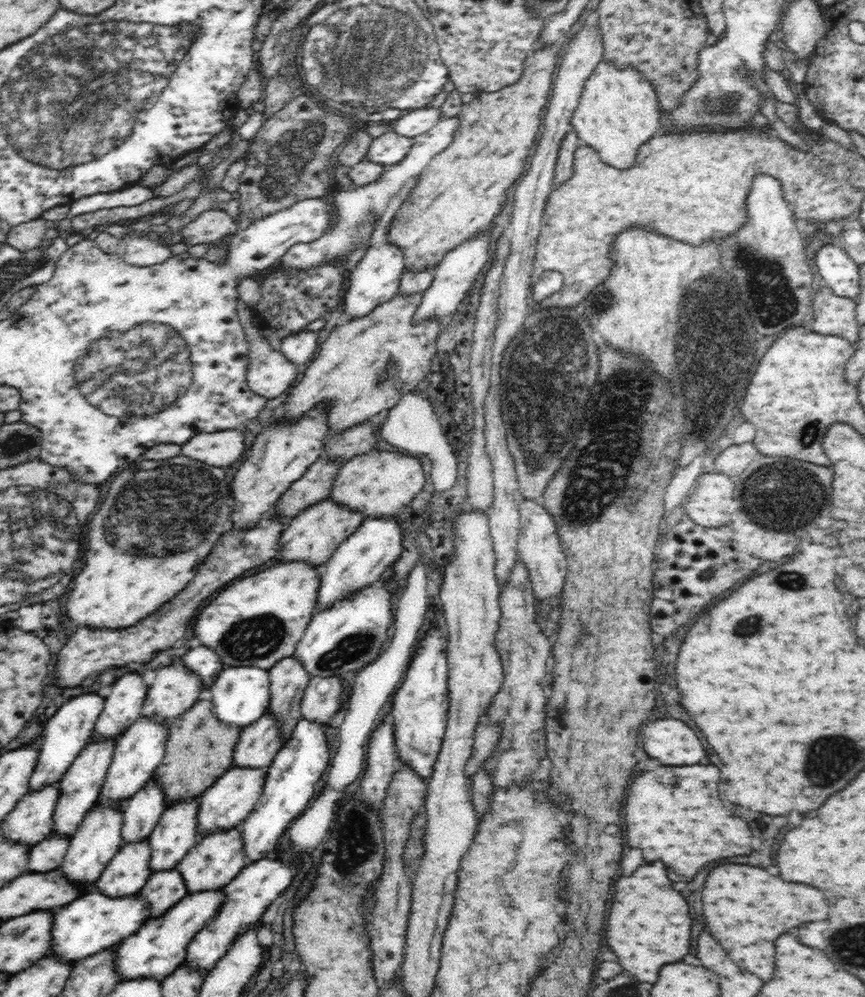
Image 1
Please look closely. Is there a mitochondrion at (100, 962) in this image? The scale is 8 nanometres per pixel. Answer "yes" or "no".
yes

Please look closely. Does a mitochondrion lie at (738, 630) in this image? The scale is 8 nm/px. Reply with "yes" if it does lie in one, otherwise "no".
yes

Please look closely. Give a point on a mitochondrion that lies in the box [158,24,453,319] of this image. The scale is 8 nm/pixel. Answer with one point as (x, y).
(283, 161)

